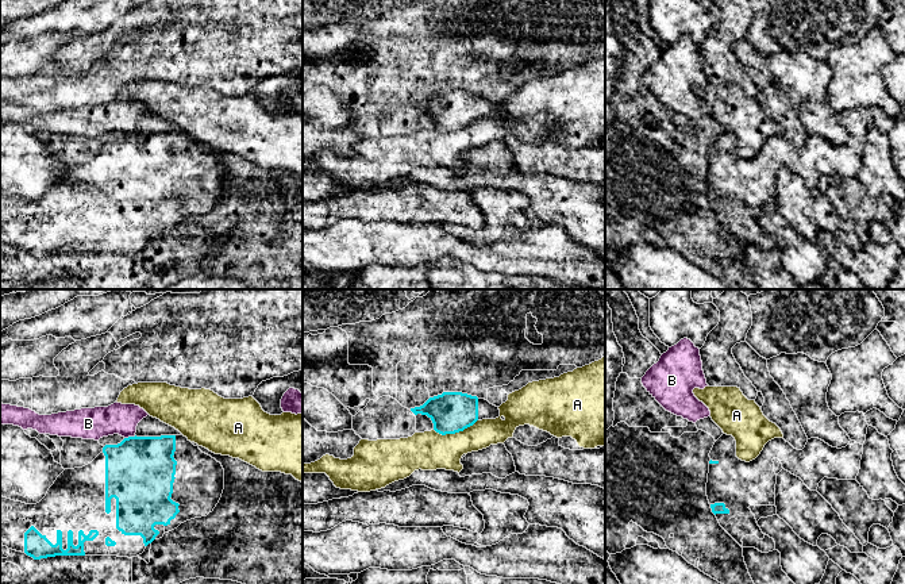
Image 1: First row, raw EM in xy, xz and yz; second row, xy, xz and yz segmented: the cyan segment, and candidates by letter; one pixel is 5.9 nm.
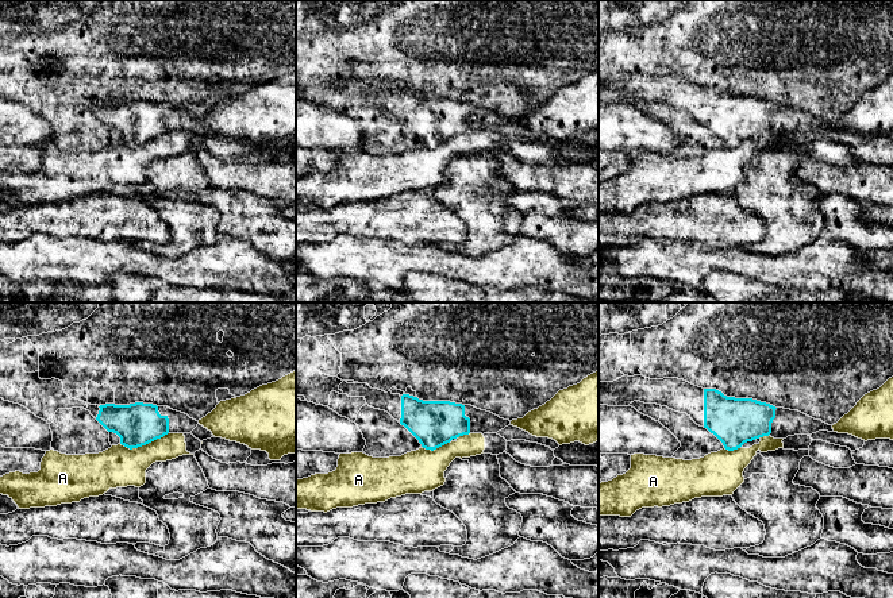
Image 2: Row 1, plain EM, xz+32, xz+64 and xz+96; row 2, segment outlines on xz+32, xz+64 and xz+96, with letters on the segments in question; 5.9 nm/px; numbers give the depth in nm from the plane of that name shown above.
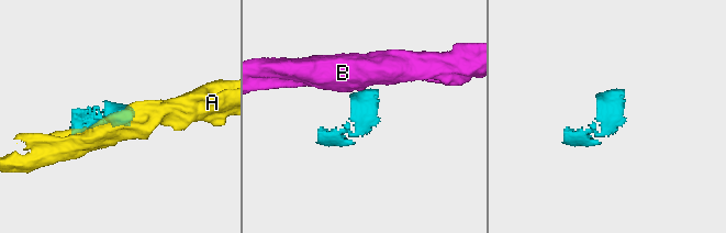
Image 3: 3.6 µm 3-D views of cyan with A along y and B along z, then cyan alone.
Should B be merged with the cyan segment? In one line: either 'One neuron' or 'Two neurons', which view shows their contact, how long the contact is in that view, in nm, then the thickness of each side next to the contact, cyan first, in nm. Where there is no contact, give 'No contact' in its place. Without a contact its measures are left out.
Two neurons. Touches cyan in xy. Shared border 70 nm. Thickness 420 nm (cyan) against 190 nm

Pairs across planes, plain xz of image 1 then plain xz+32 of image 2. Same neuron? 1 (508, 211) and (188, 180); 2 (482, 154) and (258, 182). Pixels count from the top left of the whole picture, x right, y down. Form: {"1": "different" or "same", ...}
{"1": "same", "2": "different"}

